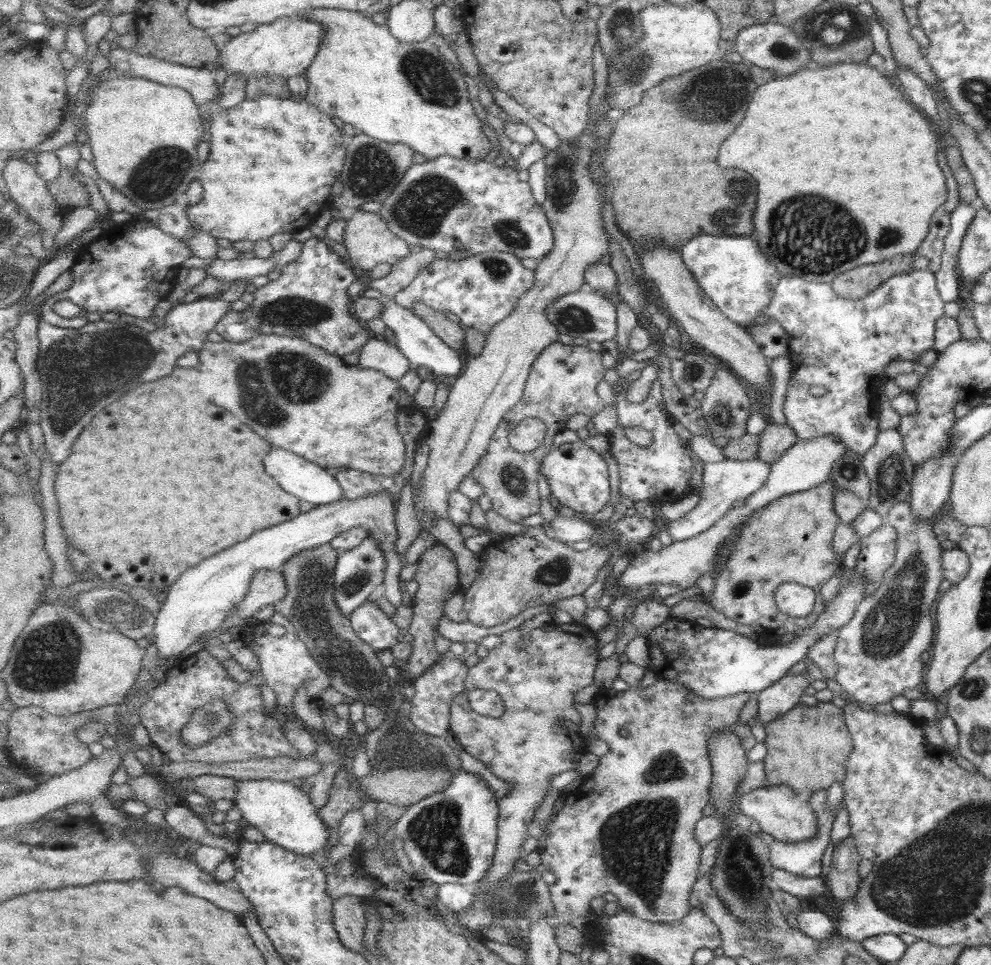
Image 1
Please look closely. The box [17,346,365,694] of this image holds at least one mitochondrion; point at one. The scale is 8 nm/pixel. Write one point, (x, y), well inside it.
(294, 375)

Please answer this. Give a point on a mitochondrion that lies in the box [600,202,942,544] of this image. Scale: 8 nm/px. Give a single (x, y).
(890, 473)

